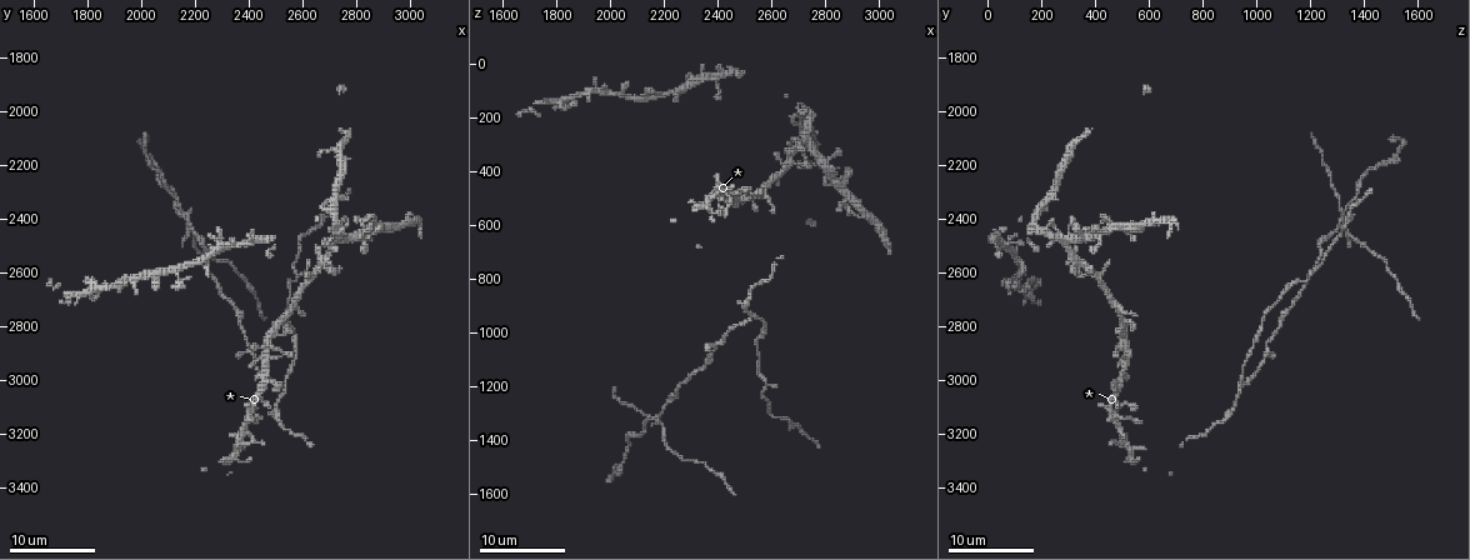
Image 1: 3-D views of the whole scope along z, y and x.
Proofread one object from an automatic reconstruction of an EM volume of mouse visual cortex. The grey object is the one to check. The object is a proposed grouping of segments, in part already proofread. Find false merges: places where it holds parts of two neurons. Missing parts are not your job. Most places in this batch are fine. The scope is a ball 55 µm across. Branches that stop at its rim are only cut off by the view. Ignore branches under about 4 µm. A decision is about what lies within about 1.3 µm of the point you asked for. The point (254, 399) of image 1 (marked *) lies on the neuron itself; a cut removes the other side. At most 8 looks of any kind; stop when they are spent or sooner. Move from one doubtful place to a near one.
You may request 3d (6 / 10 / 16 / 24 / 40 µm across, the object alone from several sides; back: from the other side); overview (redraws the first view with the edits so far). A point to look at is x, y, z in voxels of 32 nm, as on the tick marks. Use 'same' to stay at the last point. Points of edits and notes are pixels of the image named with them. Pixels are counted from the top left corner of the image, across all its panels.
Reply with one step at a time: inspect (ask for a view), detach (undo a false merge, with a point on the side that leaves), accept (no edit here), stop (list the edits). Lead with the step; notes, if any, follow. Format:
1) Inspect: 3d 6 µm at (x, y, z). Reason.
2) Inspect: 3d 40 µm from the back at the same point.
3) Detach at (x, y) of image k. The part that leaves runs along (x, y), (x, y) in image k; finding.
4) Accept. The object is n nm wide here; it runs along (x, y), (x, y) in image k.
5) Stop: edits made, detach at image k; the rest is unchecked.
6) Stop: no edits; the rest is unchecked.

Inspect: 3d 10 µm at (2400, 3120, 480). Looks like a crossing.

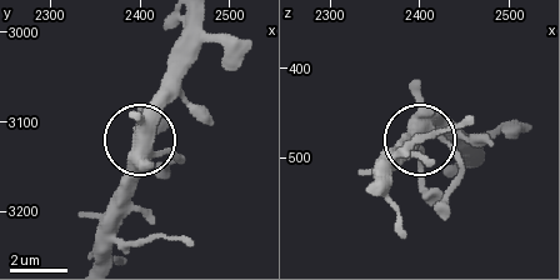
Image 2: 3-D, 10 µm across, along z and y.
Inspect: 3d 6 µm at the same point.

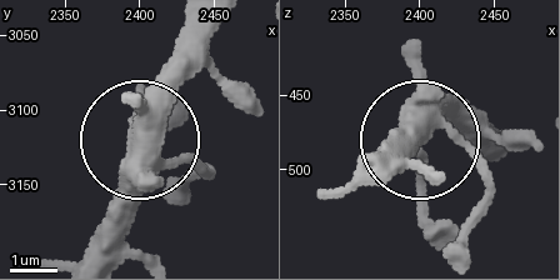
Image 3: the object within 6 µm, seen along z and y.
Accept. 4 arms meet here; one neuron here.

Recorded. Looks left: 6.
Inspect: 3d 10 µm at (2530, 3020, 940).

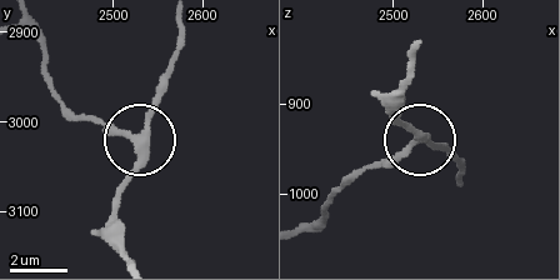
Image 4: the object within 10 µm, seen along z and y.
Accept. The side arm is 34 µm long; one neuron here.

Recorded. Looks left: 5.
Inspect: 3d 16 µm at (2350, 2740, 1130). Sudden change in width.

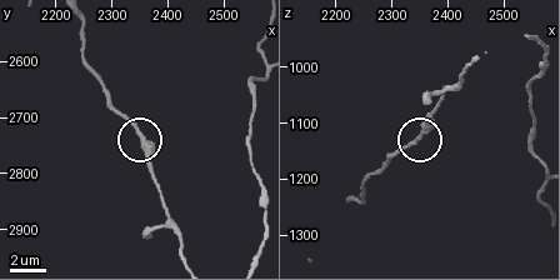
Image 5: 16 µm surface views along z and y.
Accept. It runs along (185, 258), (153, 173), (149, 150), (111, 108) in image 5; all the same neuron.

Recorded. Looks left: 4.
Inspect: 3d 10 µm at (2400, 2860, 1040). Thick turns thin.

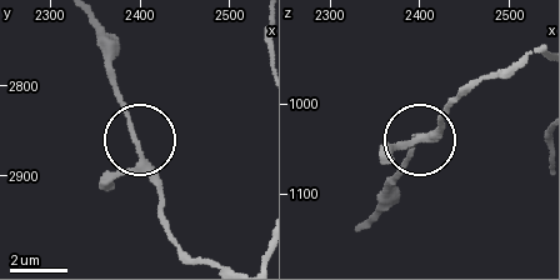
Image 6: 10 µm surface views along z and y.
Accept. 3 arms meet here; one neuron here.

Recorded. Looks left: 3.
Stop: no edits; the rest is unchecked.

